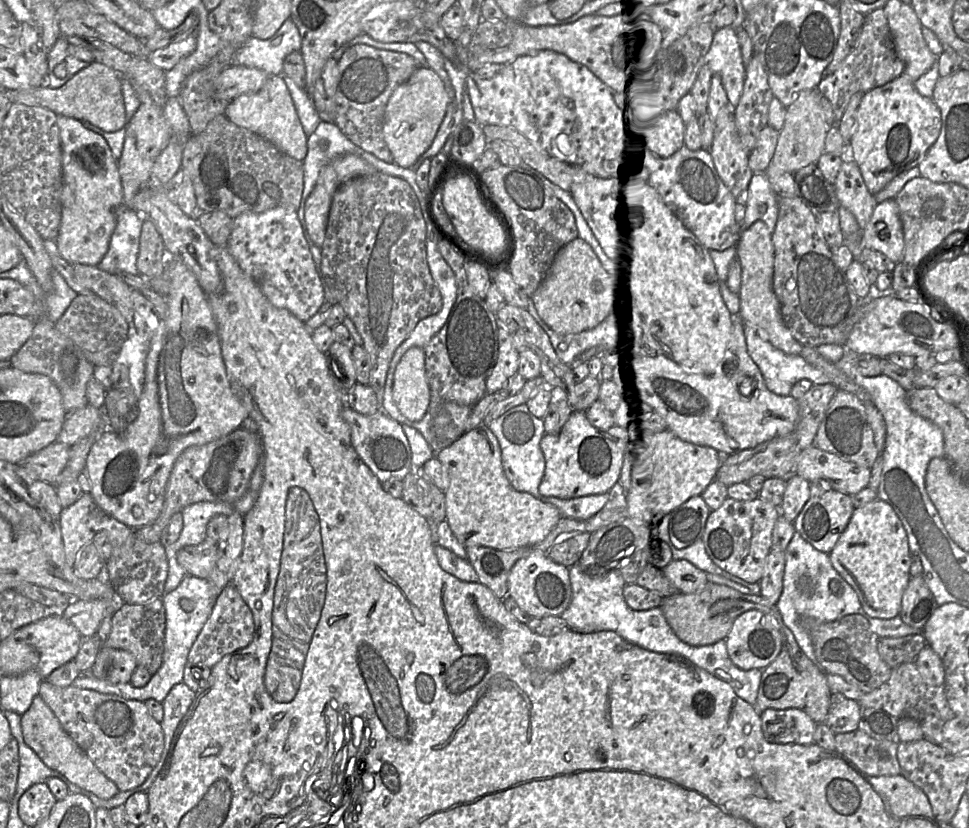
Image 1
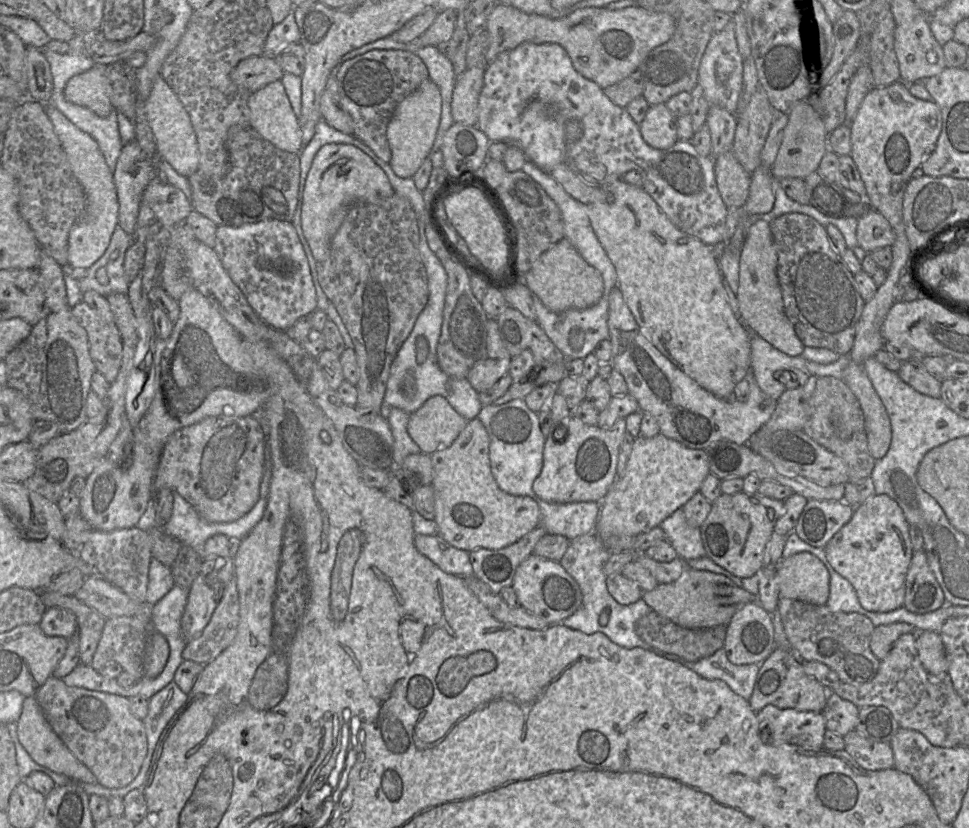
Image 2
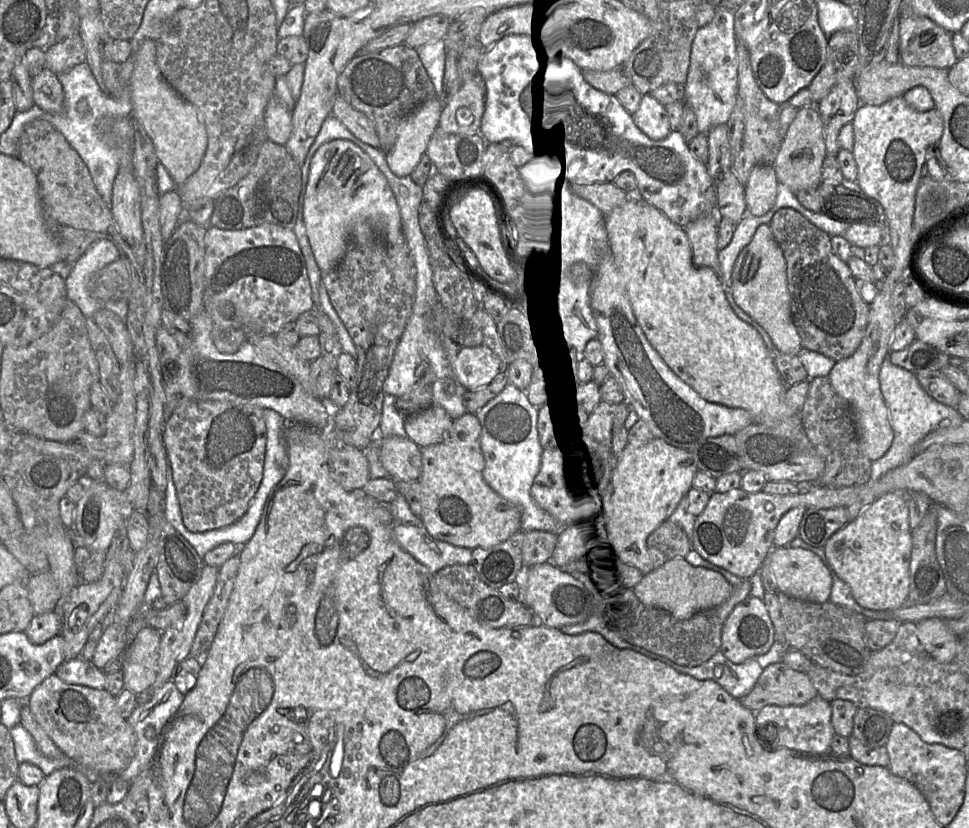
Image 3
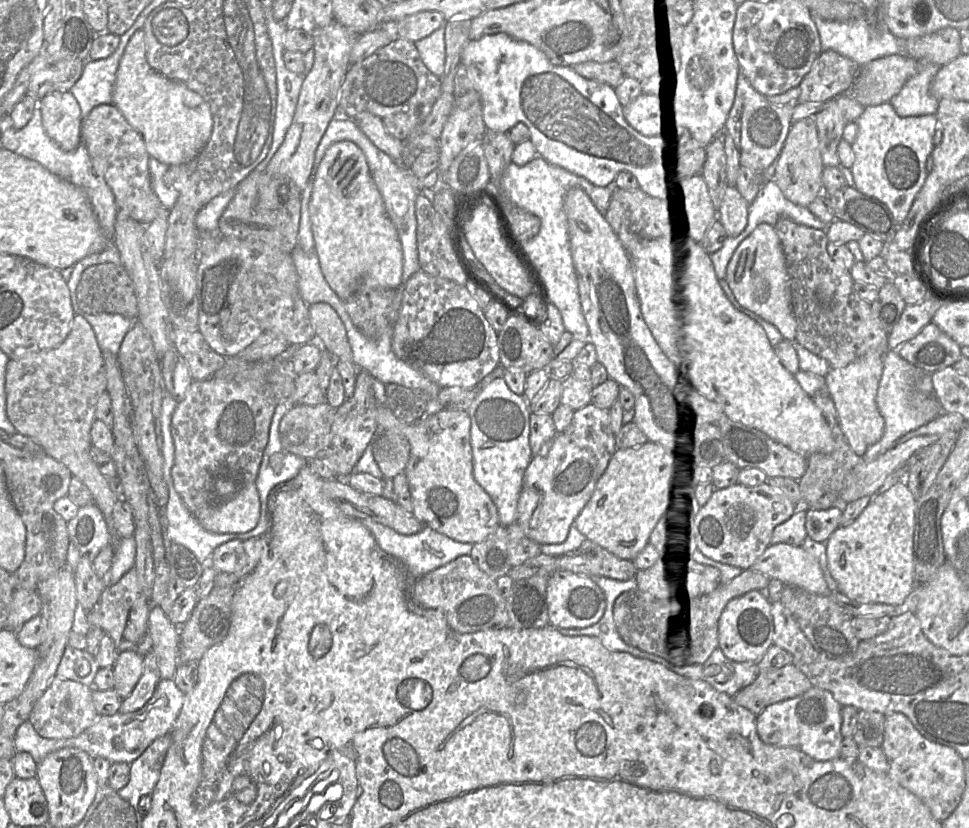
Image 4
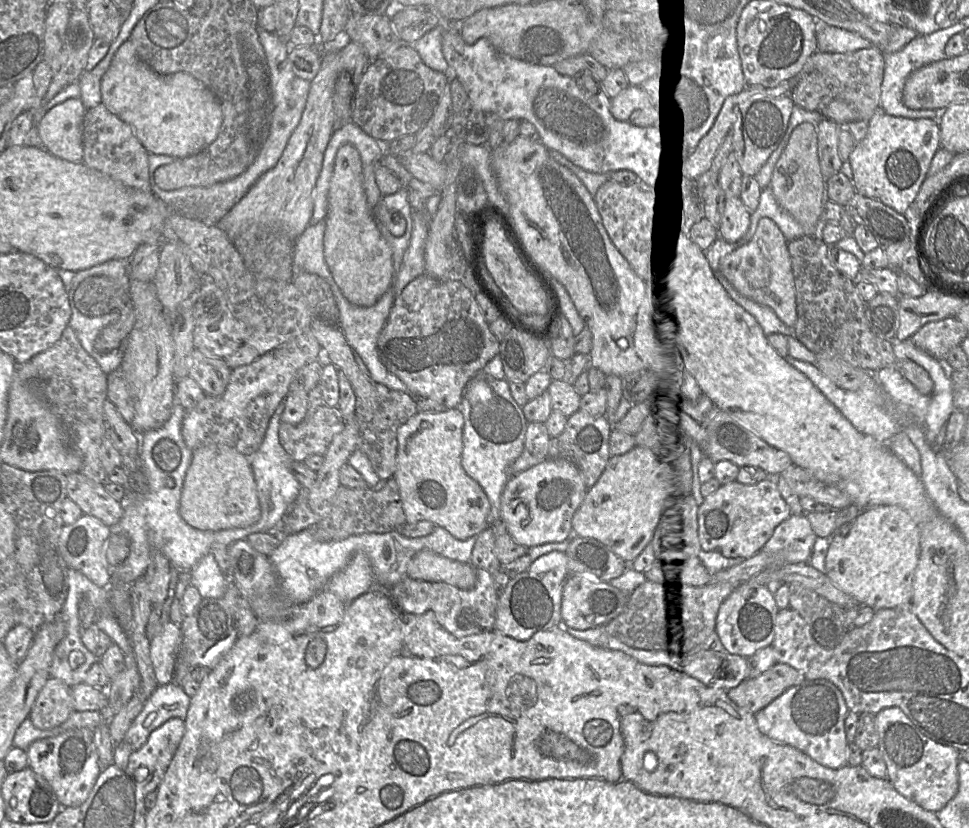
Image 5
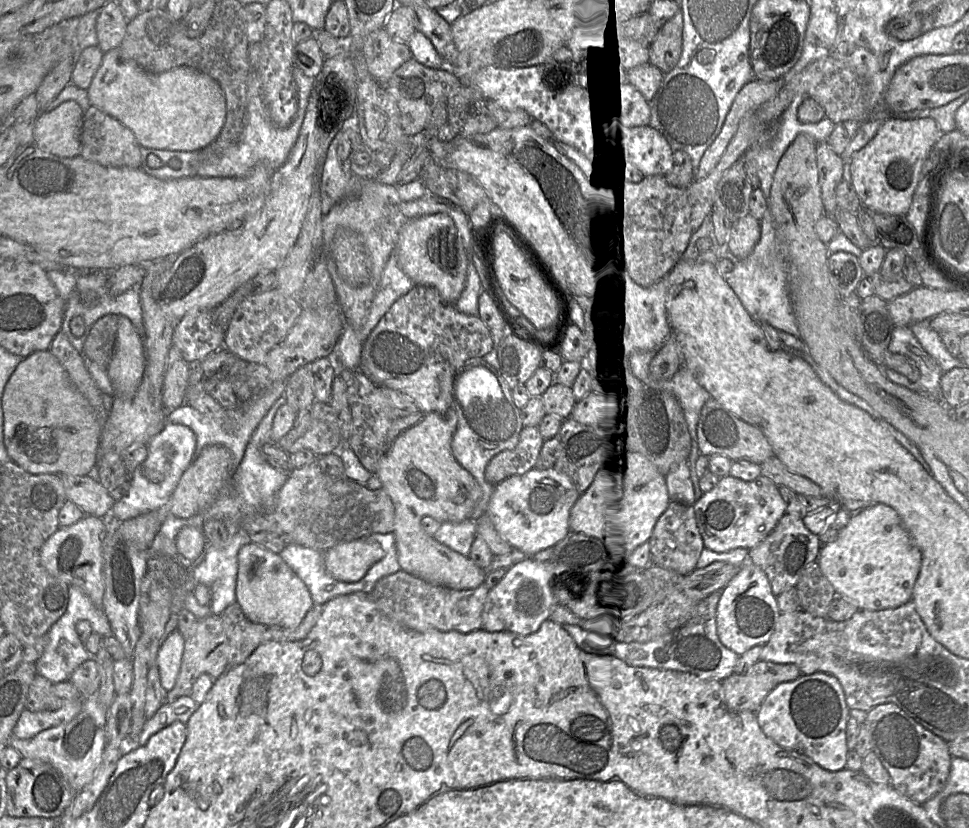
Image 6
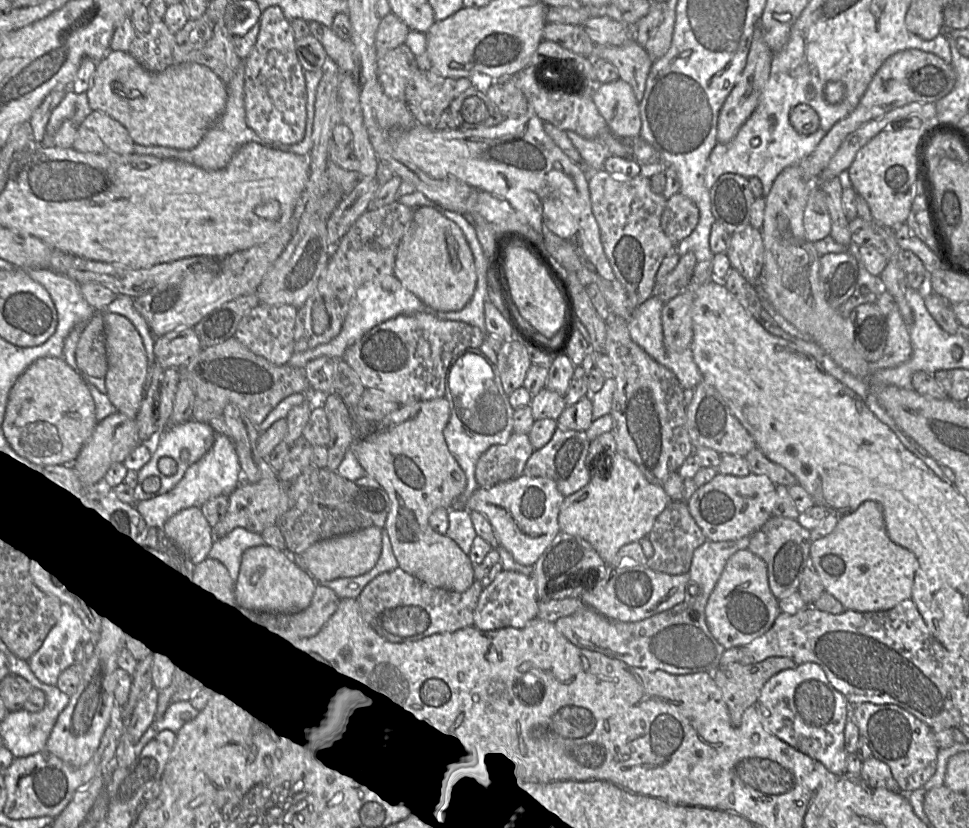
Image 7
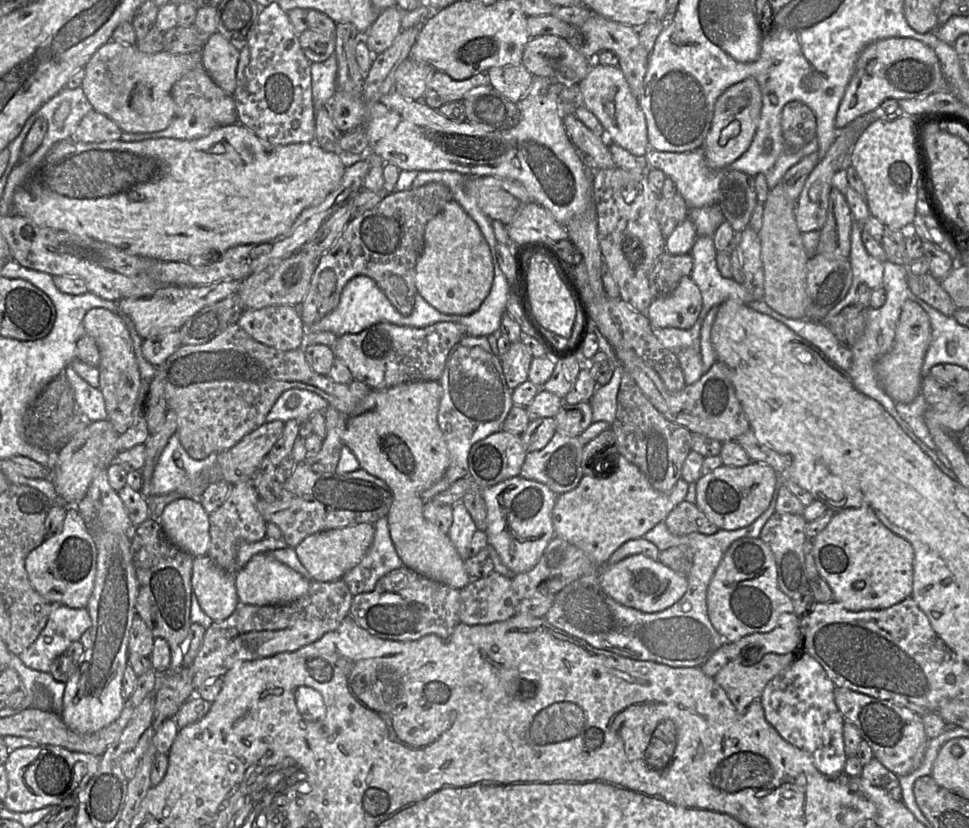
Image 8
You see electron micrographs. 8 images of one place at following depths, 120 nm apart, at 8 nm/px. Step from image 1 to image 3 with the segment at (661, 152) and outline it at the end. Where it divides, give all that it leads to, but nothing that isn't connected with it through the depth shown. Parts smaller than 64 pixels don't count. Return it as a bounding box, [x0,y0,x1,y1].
[632,94,672,140]

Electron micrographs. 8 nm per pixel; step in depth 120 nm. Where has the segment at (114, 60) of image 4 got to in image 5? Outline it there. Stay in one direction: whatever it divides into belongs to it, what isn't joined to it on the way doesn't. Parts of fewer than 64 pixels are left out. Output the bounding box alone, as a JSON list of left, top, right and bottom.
[77,42,119,110]

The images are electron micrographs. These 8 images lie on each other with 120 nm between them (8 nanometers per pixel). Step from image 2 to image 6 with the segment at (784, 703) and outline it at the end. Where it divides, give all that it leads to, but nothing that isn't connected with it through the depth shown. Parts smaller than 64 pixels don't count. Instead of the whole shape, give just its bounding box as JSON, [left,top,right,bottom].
[721,661,801,712]

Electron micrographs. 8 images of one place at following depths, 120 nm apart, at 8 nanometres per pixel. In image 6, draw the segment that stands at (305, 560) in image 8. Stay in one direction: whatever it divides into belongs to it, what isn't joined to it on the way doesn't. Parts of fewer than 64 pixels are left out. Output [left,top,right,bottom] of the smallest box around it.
[324,538,385,582]

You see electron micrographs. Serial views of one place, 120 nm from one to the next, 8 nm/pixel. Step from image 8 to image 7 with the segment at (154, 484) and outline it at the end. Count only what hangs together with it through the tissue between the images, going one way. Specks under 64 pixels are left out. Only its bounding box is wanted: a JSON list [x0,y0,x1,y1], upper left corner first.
[134,421,215,505]

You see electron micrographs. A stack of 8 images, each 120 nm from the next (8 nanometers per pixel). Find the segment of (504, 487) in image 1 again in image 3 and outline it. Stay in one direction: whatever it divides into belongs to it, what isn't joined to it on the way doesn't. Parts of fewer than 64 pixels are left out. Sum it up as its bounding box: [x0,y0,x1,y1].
[418,412,521,549]

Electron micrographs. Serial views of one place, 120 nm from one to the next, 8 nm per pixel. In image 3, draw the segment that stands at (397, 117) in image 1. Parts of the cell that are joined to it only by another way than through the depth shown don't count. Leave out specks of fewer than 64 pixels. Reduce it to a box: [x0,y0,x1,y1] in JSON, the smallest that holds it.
[386,96,443,177]

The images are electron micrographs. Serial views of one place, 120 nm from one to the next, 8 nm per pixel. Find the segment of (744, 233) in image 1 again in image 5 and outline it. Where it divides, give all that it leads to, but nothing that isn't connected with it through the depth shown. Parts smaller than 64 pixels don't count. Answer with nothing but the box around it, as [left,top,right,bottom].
[720,218,797,326]

